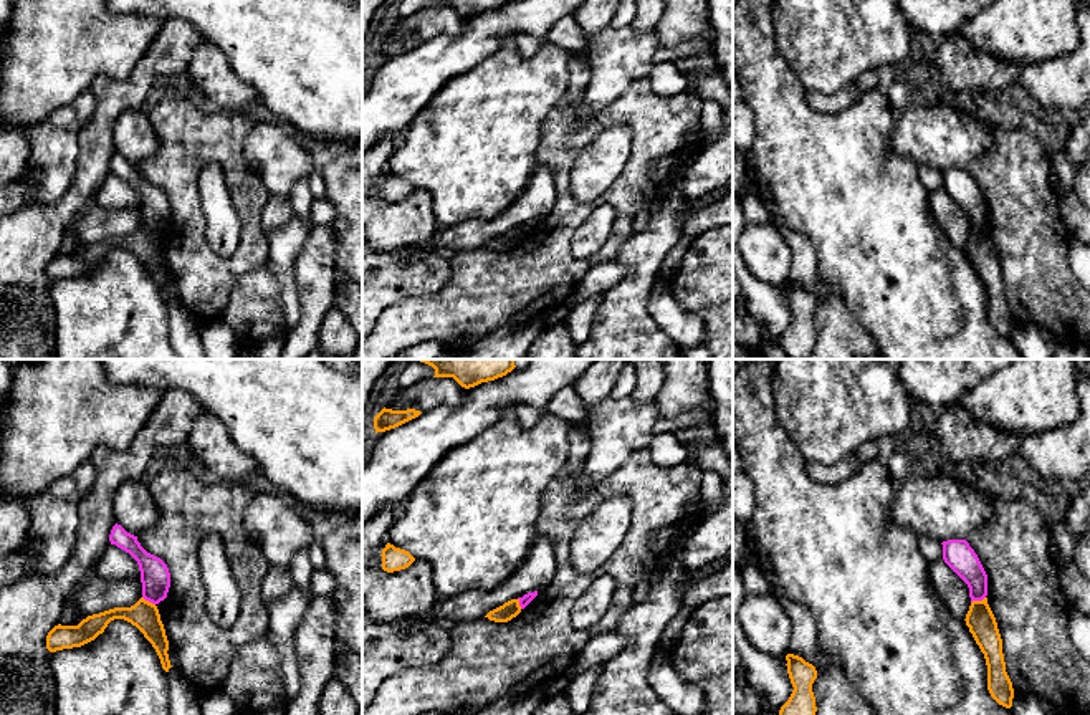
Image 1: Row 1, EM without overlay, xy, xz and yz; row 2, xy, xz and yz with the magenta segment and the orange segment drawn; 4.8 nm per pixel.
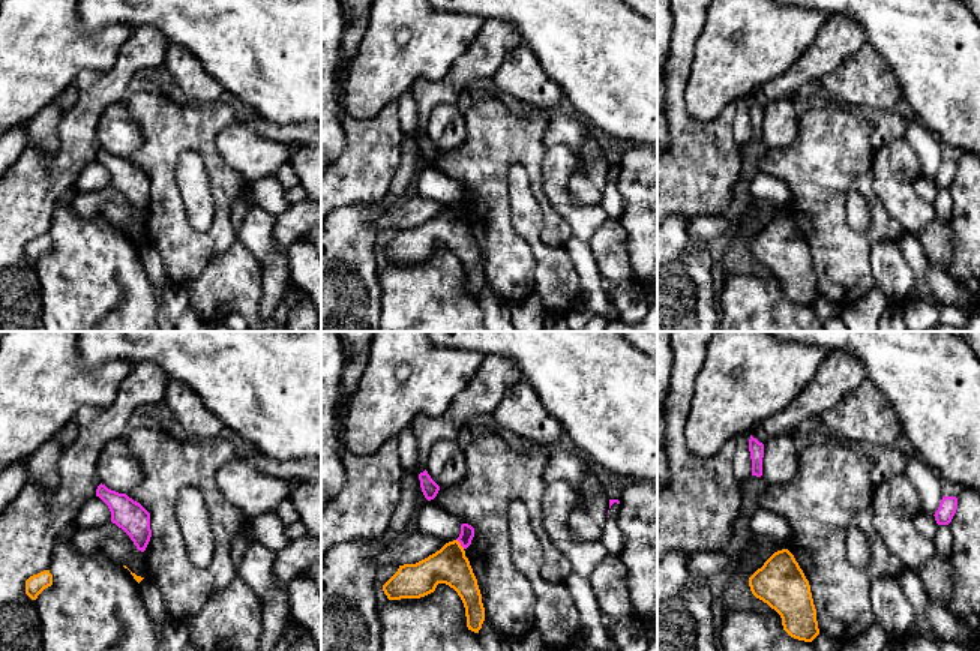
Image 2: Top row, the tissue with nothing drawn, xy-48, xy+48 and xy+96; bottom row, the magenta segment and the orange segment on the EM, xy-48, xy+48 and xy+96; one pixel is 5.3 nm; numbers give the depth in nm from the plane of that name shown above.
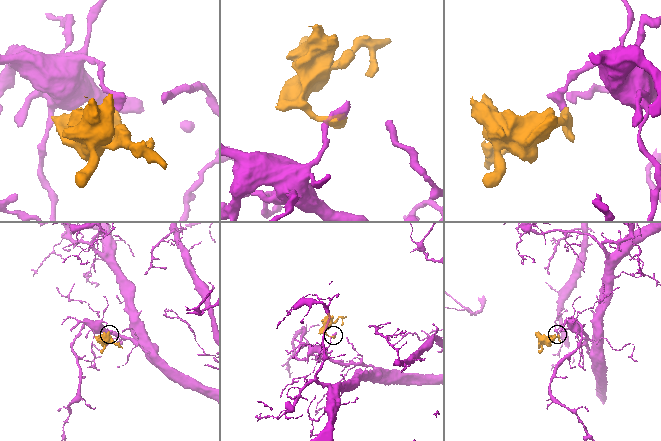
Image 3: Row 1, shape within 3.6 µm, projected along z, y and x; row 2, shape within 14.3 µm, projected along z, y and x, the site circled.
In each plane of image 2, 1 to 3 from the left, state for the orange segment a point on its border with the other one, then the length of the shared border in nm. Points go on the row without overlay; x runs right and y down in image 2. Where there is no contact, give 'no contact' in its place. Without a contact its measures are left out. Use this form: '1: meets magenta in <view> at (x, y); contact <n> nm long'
1: no contact
2: meets magenta in xy+48 at (459, 206); contact 70 nm long
3: no contact

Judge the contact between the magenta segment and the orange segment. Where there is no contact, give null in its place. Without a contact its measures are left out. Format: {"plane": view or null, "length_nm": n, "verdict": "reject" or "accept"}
{"plane": "yz", "length_nm": 80, "verdict": "reject"}

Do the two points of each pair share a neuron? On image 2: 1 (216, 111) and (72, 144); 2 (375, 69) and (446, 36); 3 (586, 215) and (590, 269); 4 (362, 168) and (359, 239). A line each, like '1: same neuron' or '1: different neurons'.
1: different neurons
2: same neuron
3: different neurons
4: different neurons

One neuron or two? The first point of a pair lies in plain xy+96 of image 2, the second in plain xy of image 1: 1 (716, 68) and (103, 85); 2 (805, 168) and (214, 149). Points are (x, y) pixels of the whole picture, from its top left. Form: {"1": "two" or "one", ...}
{"1": "two", "2": "one"}

